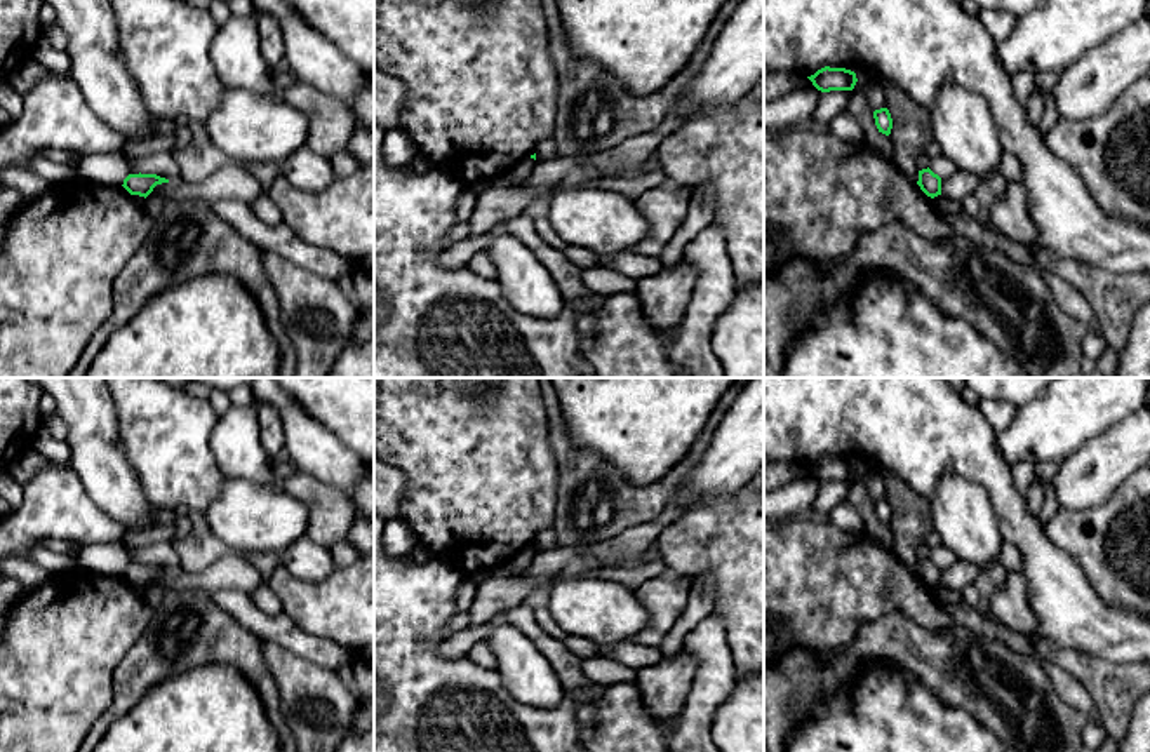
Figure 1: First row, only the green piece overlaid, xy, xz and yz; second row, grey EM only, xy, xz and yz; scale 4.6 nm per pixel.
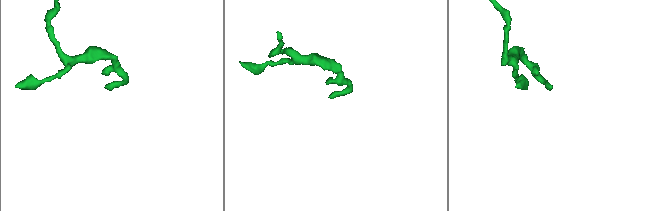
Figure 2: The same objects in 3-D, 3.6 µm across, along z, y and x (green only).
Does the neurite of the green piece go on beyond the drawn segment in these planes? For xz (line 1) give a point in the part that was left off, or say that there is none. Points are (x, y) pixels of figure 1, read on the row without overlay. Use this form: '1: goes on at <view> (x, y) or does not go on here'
1: does not go on here

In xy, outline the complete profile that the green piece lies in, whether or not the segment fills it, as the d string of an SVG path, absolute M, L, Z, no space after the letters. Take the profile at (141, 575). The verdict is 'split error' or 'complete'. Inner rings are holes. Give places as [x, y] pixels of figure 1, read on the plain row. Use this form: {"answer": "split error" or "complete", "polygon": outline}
{"answer": "complete", "polygon": "M129 564L125 569L124 569L124 578L130 583L130 585L139 585L139 587L148 587L153 578L157 574L162 574L162 573L169 573L169 569L165 567L160 567L157 564Z"}

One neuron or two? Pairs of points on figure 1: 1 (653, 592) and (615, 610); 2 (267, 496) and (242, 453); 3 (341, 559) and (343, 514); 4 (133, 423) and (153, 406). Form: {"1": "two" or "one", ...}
{"1": "two", "2": "one", "3": "two", "4": "one"}

